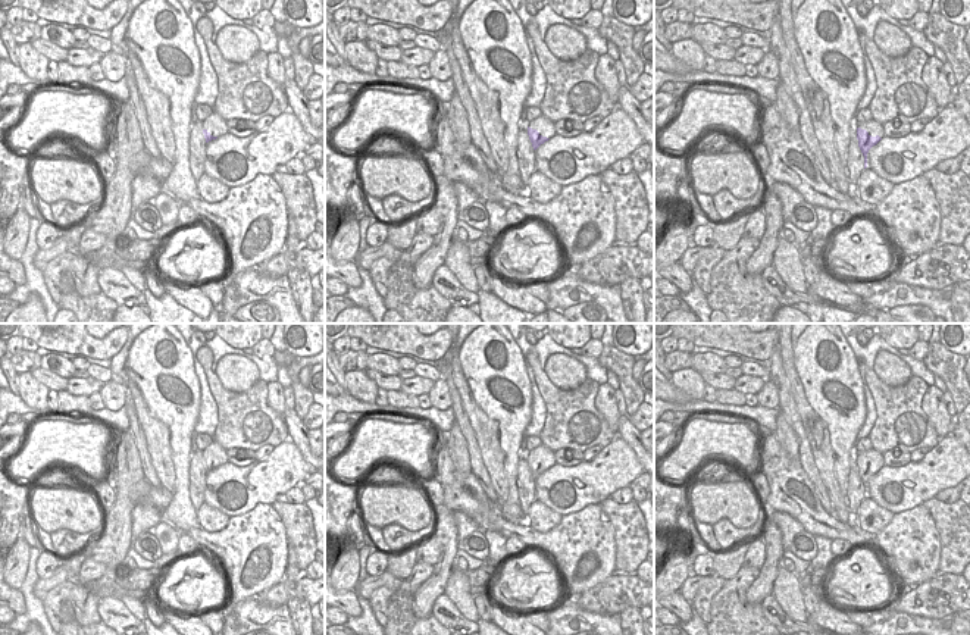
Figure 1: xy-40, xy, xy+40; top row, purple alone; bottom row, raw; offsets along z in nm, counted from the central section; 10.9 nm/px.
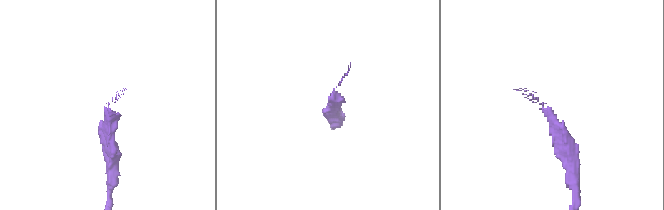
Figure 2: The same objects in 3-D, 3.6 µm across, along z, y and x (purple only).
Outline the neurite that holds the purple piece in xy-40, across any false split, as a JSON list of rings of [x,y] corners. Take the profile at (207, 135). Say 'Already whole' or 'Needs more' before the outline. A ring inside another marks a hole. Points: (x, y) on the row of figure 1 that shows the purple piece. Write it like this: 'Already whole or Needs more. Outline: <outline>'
Needs more. Outline: [[[193,122],[190,131],[190,171],[195,181],[204,173],[206,162],[206,144],[216,140],[207,129],[203,128],[203,122]]]

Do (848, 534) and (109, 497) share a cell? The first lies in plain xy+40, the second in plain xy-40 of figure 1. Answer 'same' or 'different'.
different

